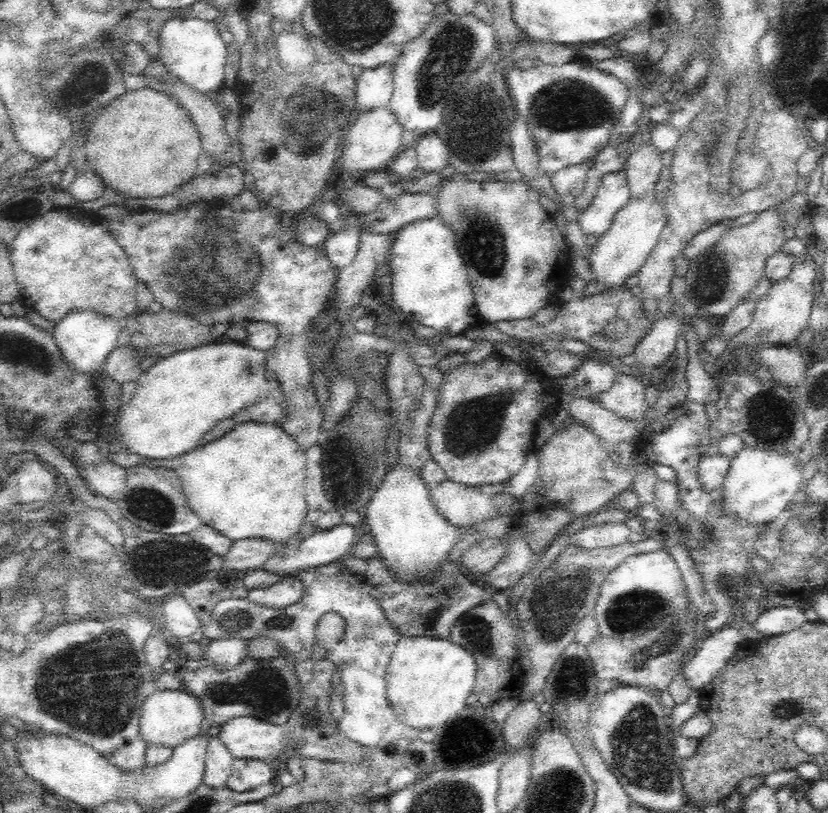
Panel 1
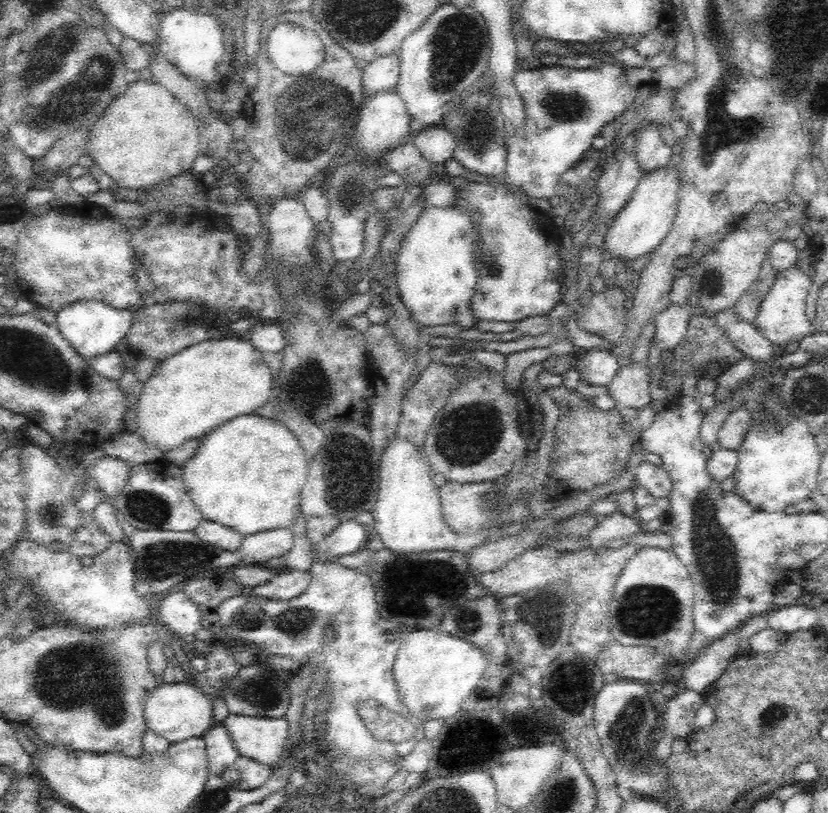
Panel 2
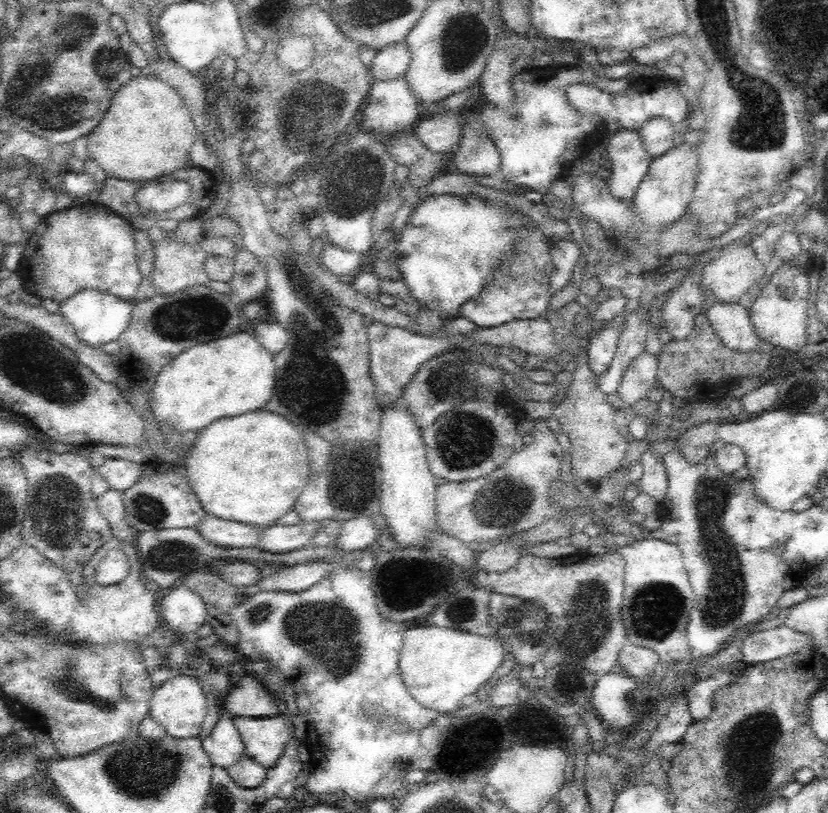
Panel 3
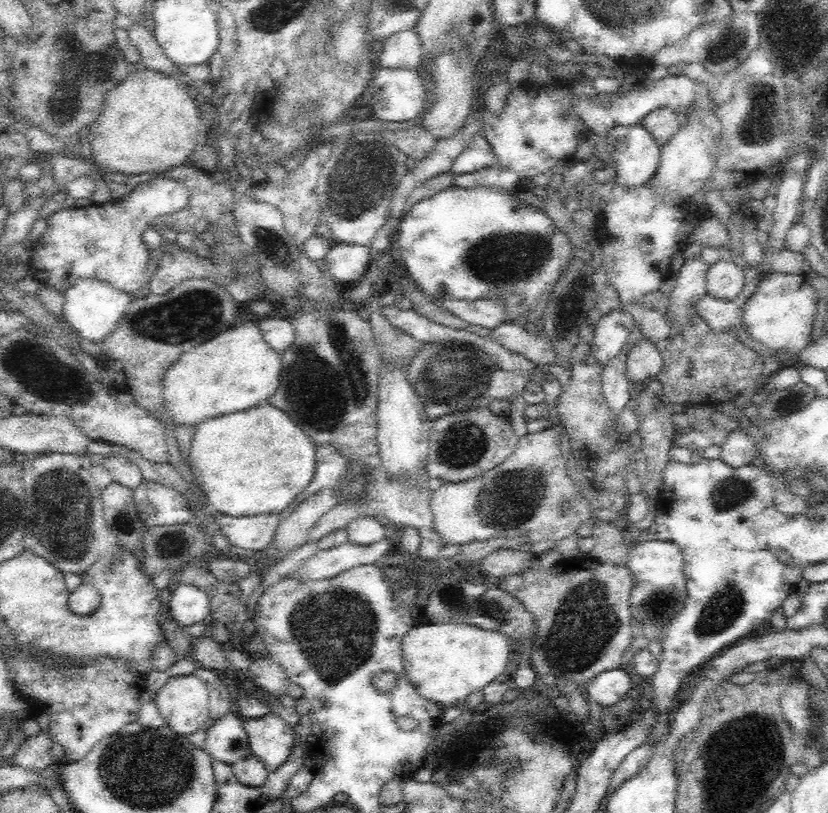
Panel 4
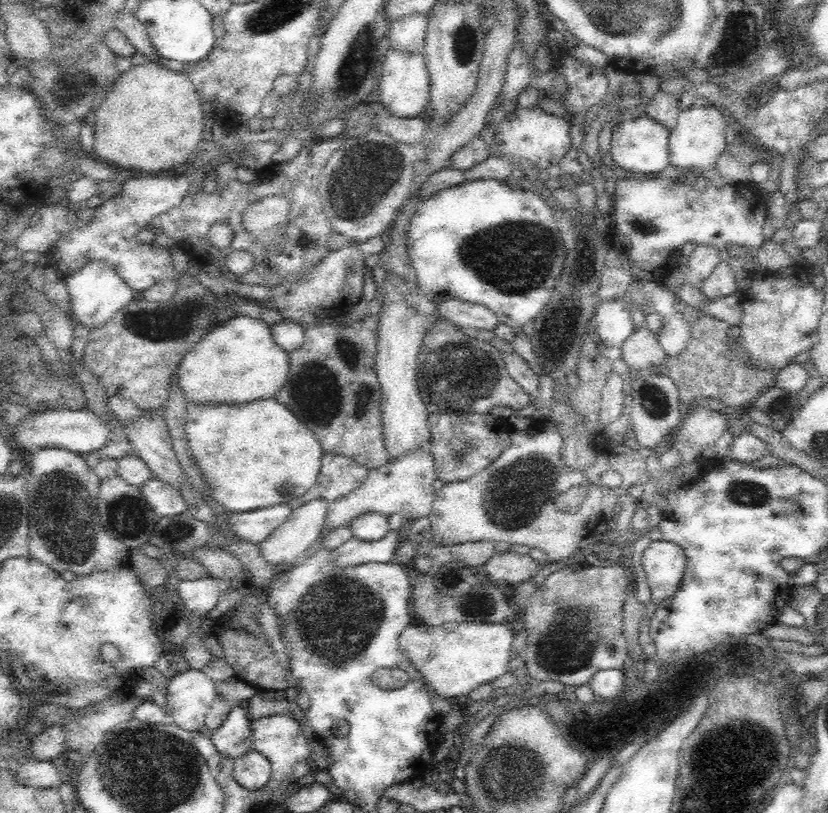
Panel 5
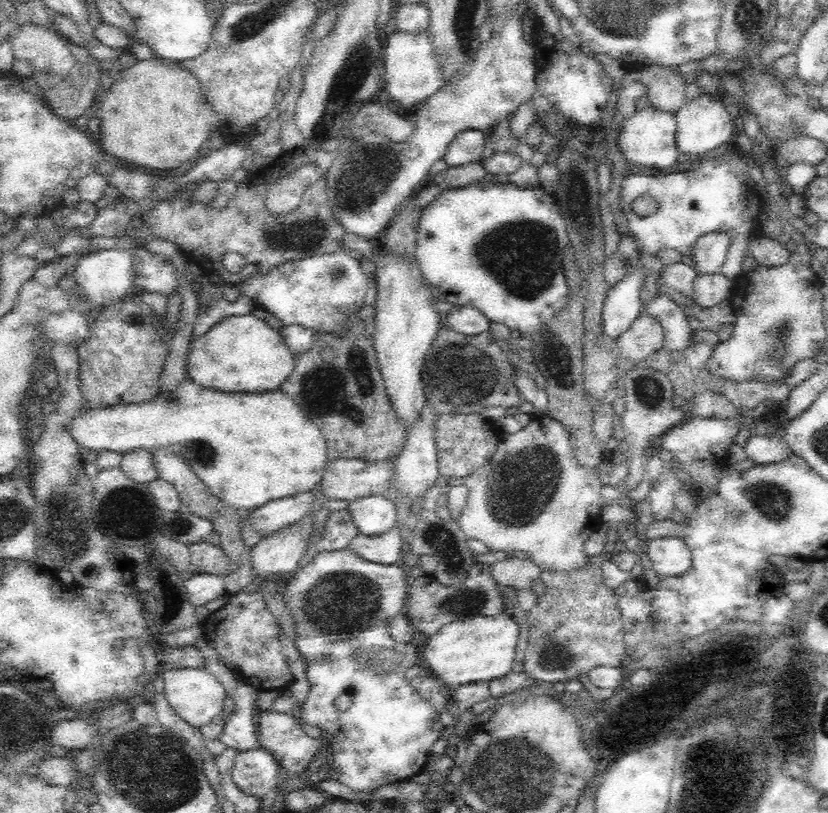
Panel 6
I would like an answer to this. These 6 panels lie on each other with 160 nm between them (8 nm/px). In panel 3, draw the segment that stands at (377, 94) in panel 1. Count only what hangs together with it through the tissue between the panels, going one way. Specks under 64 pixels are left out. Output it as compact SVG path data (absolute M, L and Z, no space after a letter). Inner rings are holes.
M405 41L391 44L377 51L370 66L370 74L375 82L396 80L405 76L410 64L410 51Z

